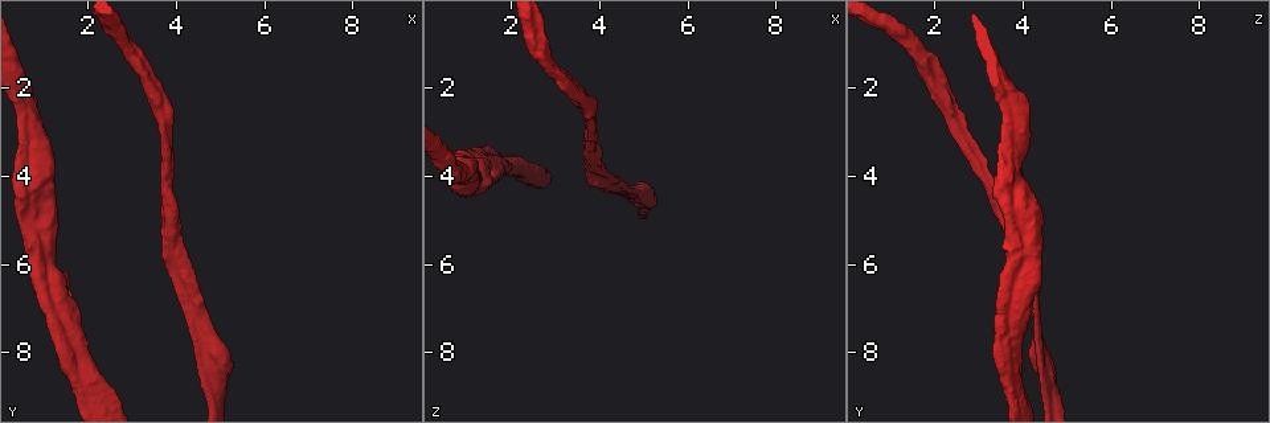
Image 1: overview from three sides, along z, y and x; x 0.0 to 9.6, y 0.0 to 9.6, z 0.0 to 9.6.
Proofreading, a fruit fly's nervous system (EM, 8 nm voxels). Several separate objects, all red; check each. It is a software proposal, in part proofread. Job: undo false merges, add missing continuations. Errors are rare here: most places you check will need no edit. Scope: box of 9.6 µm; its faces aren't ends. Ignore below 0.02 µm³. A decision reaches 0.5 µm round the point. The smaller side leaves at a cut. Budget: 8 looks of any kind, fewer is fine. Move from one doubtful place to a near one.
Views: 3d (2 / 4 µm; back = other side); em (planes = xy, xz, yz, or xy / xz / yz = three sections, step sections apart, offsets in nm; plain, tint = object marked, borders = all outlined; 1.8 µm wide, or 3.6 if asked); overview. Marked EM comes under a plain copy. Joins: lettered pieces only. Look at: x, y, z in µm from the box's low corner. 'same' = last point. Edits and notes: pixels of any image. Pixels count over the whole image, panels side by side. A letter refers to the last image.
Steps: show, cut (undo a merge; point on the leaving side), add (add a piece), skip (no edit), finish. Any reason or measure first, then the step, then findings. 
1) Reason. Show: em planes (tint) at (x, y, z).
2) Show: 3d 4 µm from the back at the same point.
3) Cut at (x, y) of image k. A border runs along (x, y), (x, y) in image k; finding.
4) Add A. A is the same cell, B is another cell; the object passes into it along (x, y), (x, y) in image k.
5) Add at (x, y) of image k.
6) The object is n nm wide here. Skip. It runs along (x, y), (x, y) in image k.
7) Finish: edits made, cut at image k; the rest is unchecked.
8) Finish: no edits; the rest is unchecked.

An open end. Show: em 3.6 µm xy step 4 (tint) at (3.70, 5.75, 3.95).

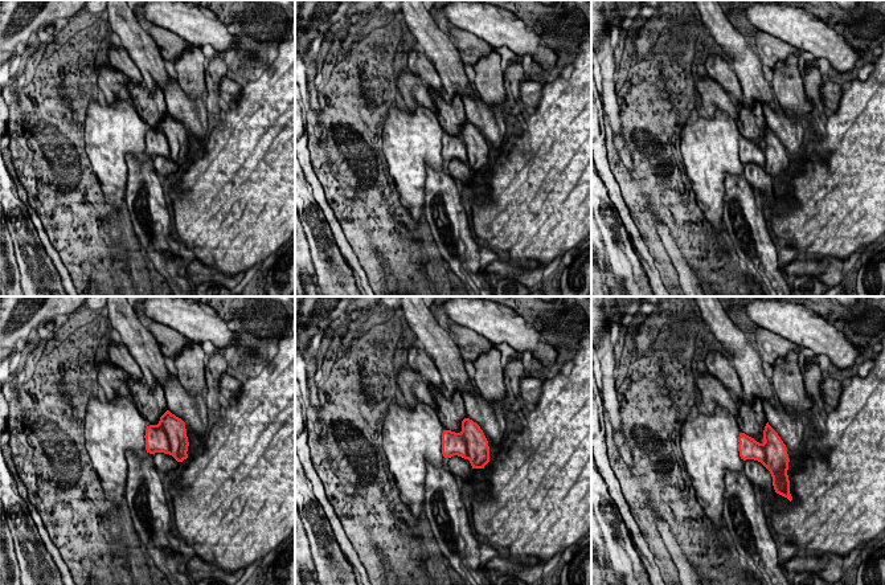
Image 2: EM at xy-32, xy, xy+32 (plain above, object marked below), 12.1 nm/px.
Show: em 3.6 µm planes (tint) at the same point.

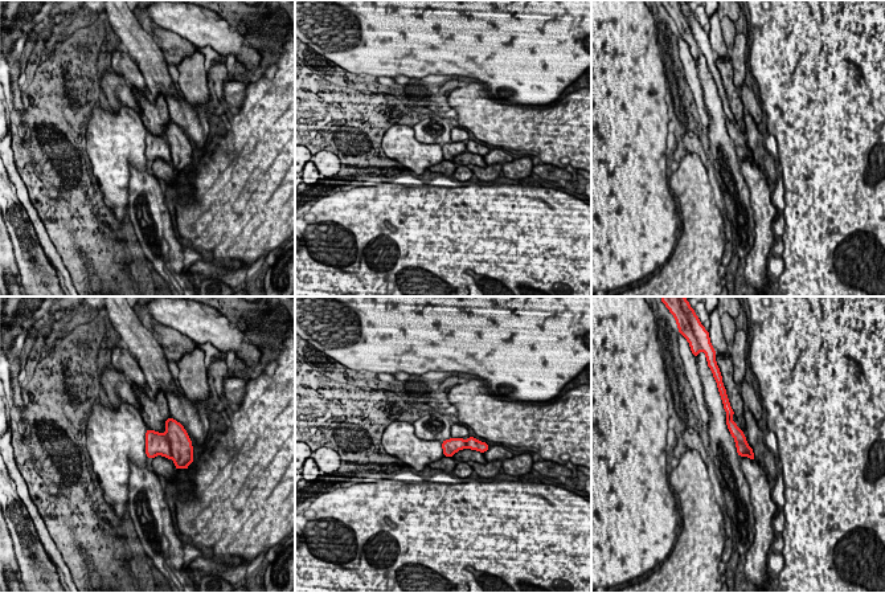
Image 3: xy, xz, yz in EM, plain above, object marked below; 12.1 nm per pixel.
What lies round it. Show: em 3.6 µm planes (borders) at the same point.

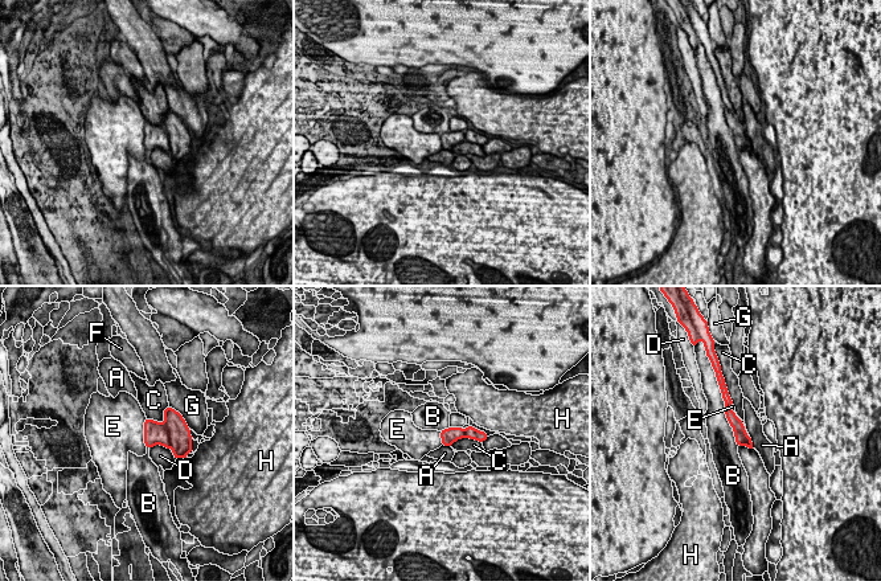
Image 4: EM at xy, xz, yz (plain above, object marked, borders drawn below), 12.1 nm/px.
Cut at (155, 433) of image 4. A, B, C, D, E, F, G and H are other cells; the part that leaves runs along (729, 413), (740, 434), (748, 442) in image 4; a second cell is stuck on.

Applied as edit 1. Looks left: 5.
Redraw. Show: overview.

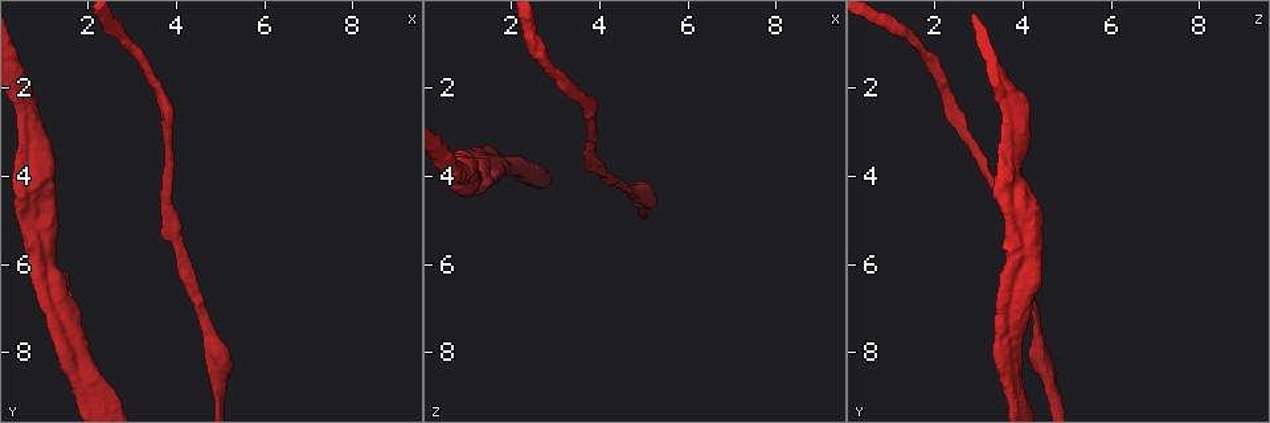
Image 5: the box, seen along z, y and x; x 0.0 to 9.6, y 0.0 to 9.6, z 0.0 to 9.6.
Show: em 3.6 µm xy step 4 (tint) at (1.60, 7.80, 3.80).

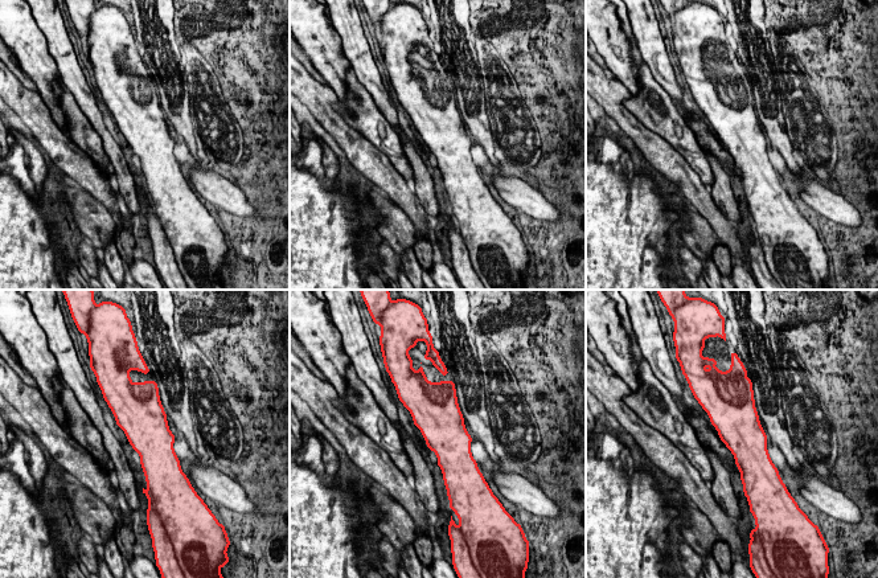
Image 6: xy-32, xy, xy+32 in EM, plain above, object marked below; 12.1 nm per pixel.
Show: em 3.6 µm planes (tint) at the same point.

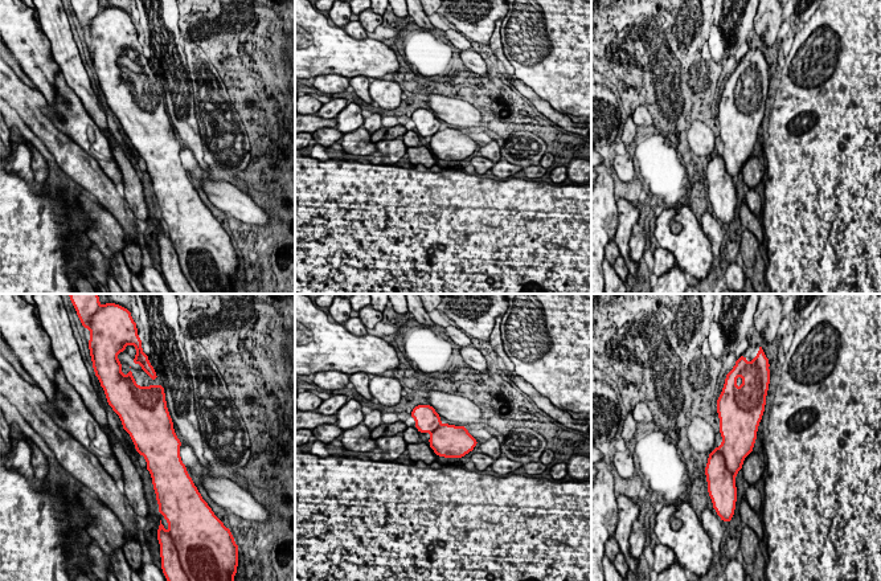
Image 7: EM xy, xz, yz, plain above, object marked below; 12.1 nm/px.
Show: em 3.6 µm planes (borders) at the same point.

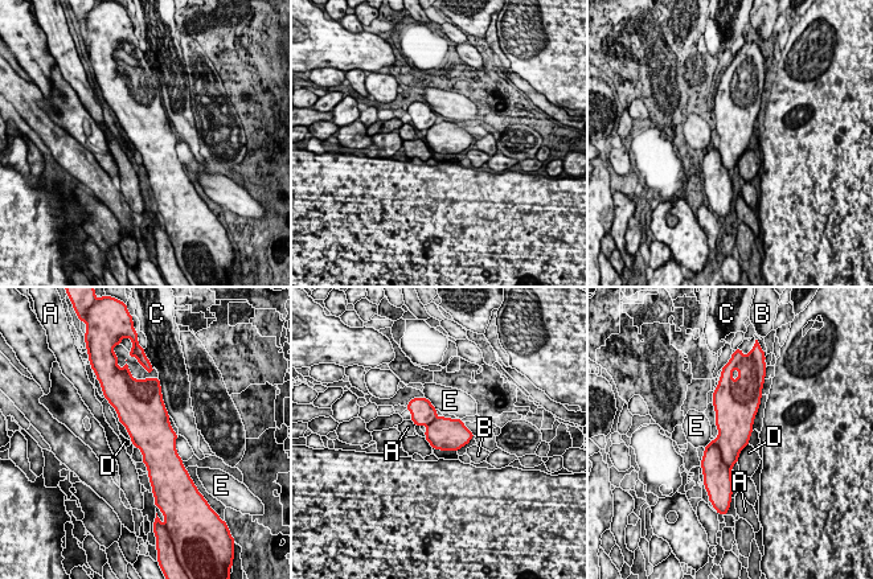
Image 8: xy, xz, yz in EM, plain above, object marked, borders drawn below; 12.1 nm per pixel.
The object is 400 nm wide here. Skip. A, B, C, D and E are other cells; a border runs along (748, 443), (737, 462) in image 8; one cell here.

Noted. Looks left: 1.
Finish: edits made, cut at image 4; the rest is unchecked.

